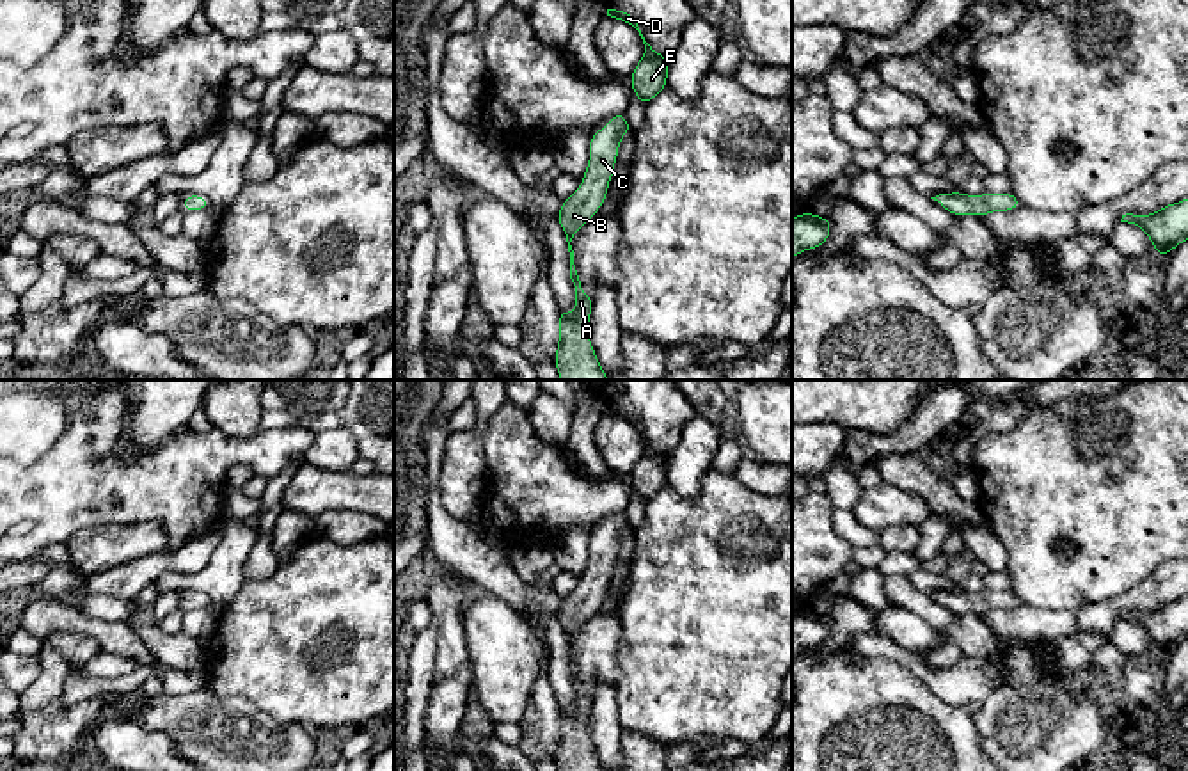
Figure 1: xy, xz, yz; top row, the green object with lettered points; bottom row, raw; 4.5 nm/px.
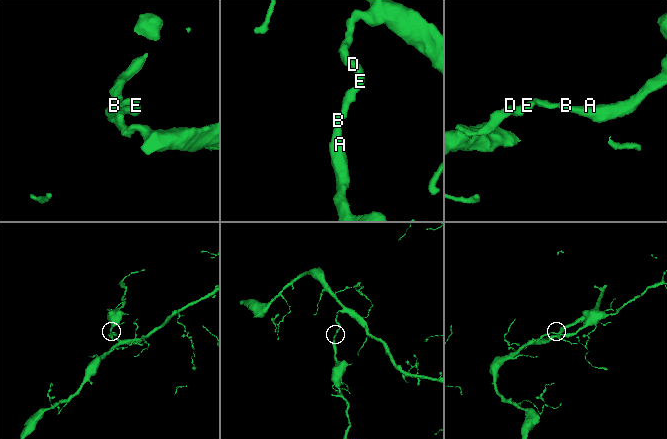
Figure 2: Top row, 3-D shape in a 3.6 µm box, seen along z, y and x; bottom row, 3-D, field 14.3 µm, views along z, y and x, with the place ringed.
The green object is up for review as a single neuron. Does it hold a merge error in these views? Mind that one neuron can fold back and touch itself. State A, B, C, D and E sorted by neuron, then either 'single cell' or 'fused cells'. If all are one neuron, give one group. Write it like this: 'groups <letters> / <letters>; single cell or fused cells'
groups A B C D E; single cell

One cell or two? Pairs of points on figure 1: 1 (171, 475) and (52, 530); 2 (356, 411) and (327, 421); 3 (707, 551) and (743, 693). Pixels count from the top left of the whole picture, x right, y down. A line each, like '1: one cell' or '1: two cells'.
1: one cell
2: one cell
3: one cell

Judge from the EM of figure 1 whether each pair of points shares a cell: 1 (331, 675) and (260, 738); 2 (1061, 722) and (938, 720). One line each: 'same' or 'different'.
1: different
2: different

